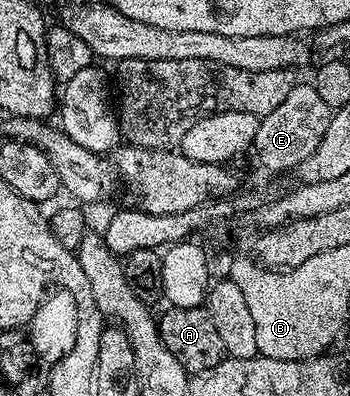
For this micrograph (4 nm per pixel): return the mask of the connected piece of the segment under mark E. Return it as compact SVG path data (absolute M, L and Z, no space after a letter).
M299 82L275 111L263 115L254 137L253 153L272 172L293 171L315 153L324 138L332 115L331 105L323 100L311 83Z

